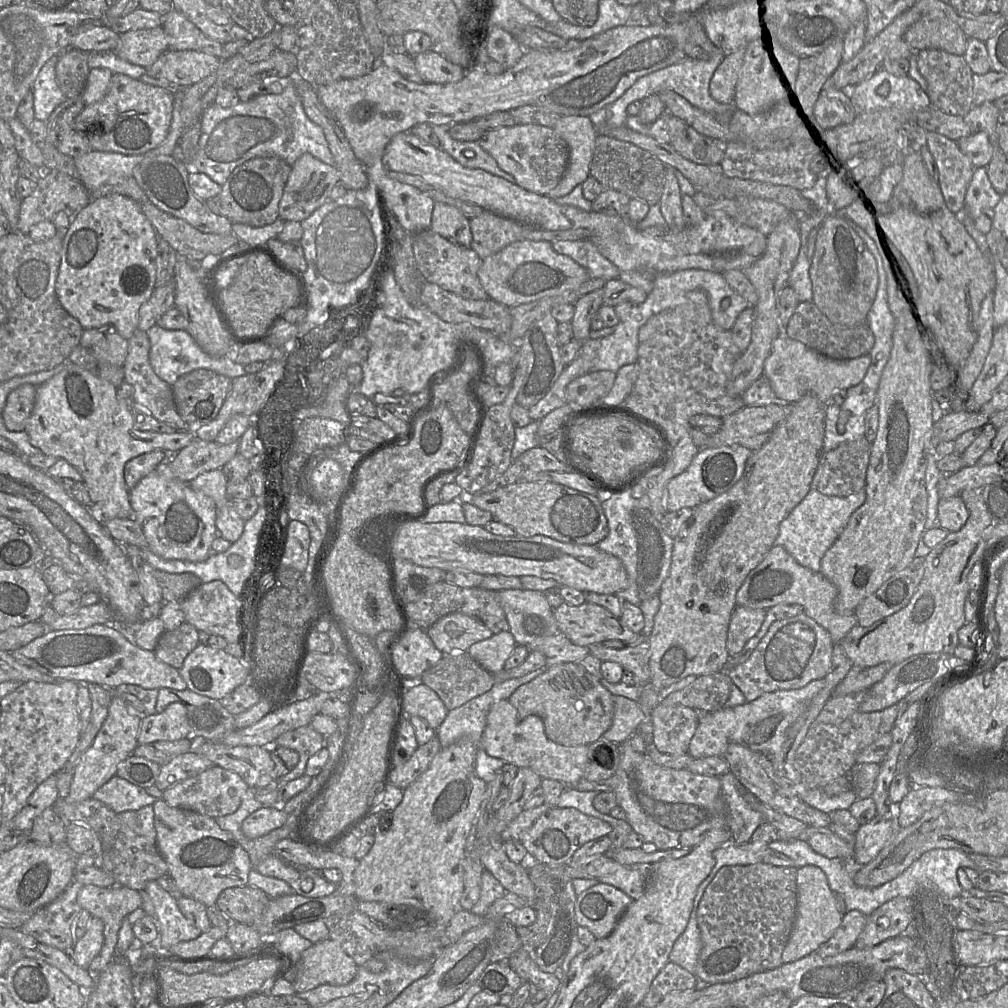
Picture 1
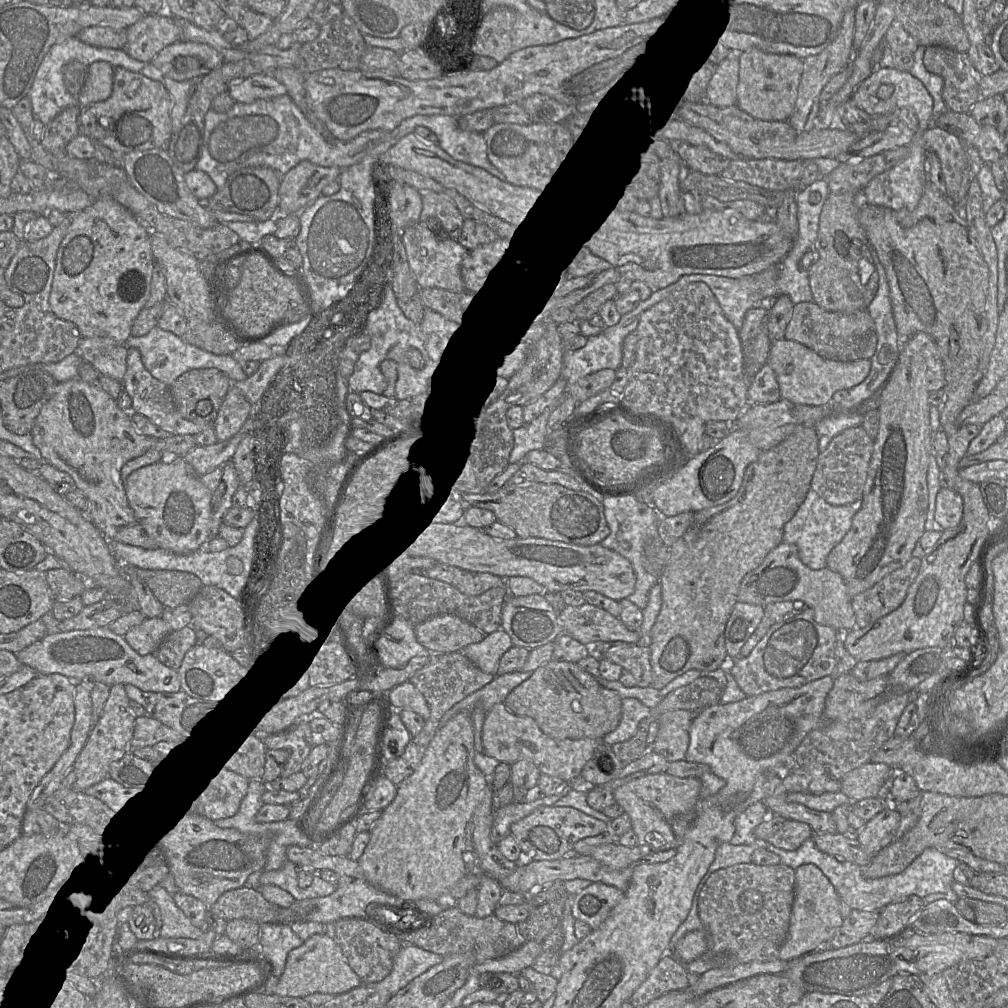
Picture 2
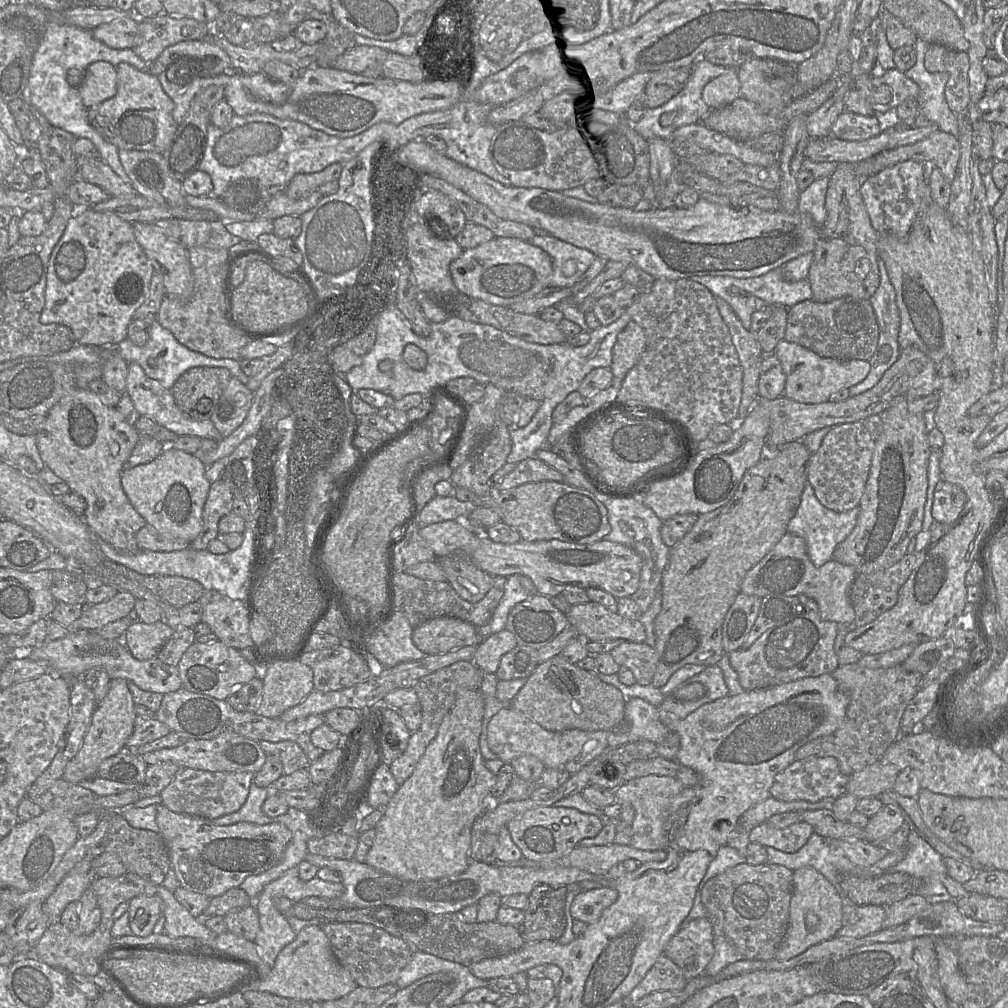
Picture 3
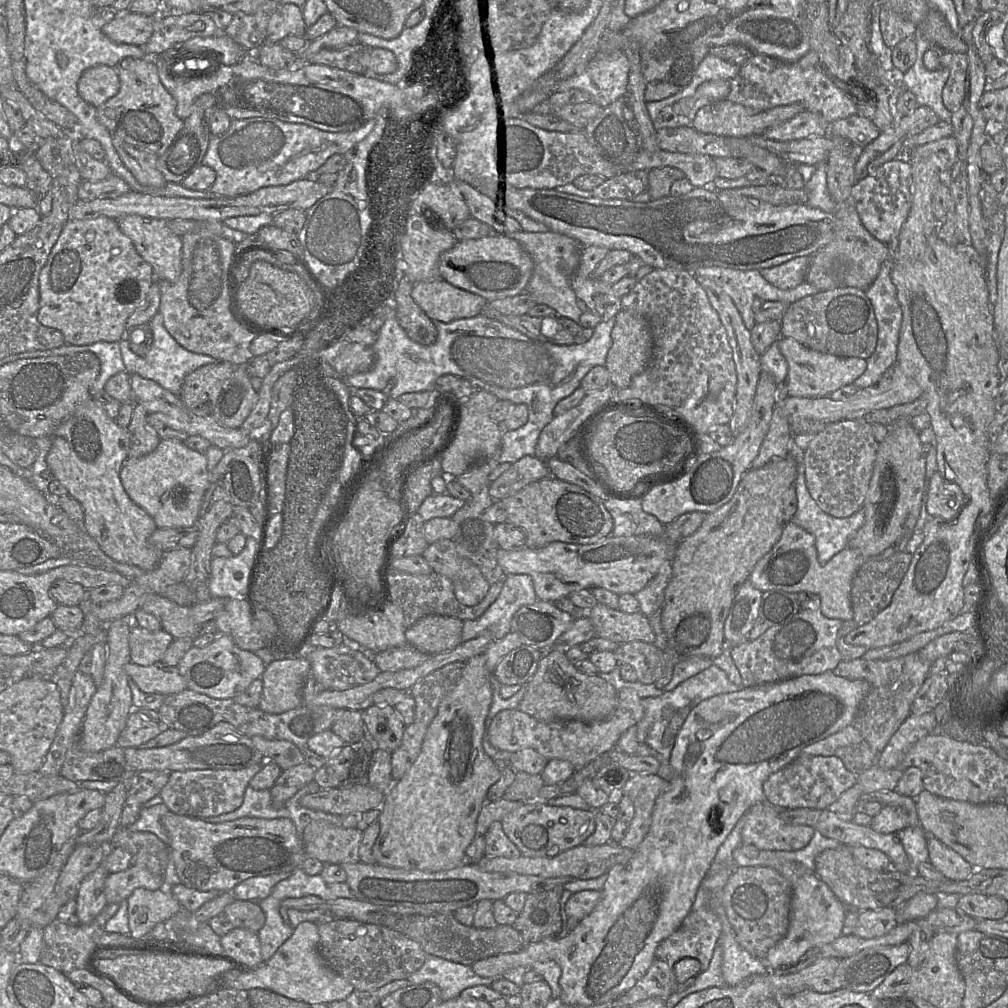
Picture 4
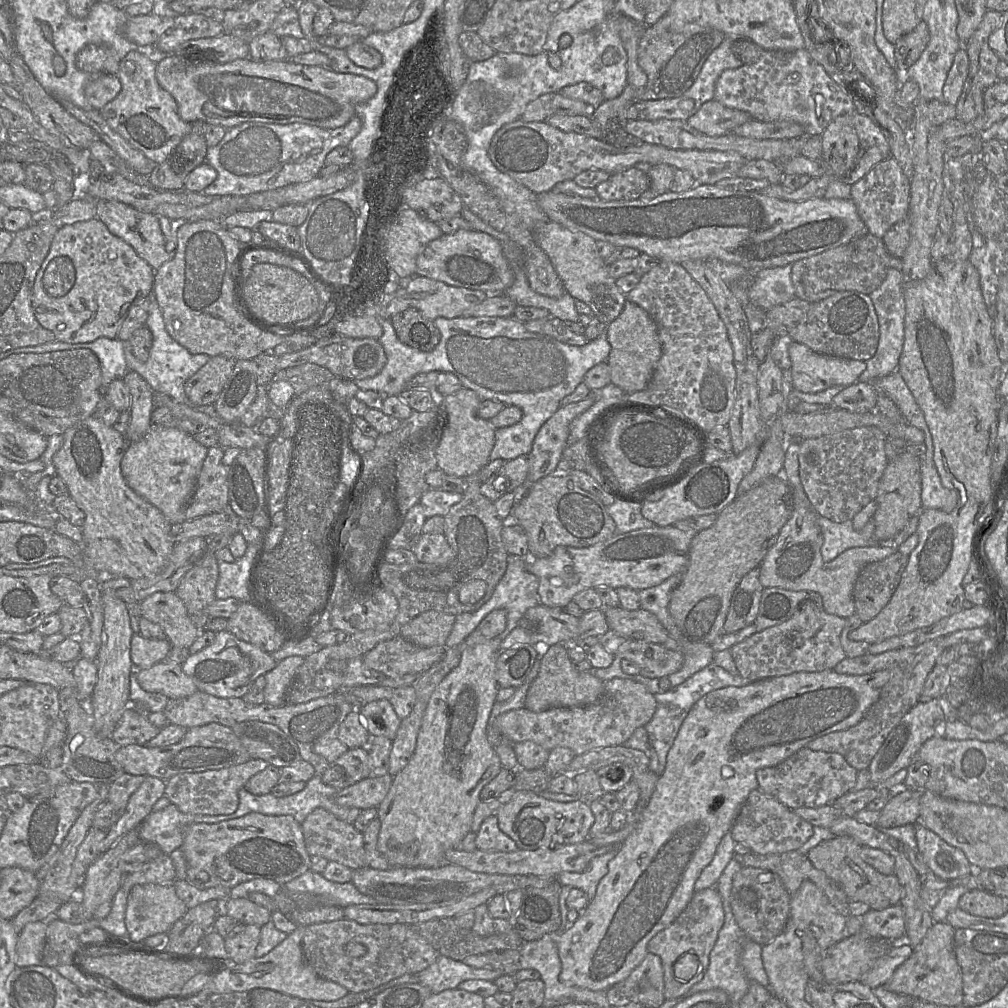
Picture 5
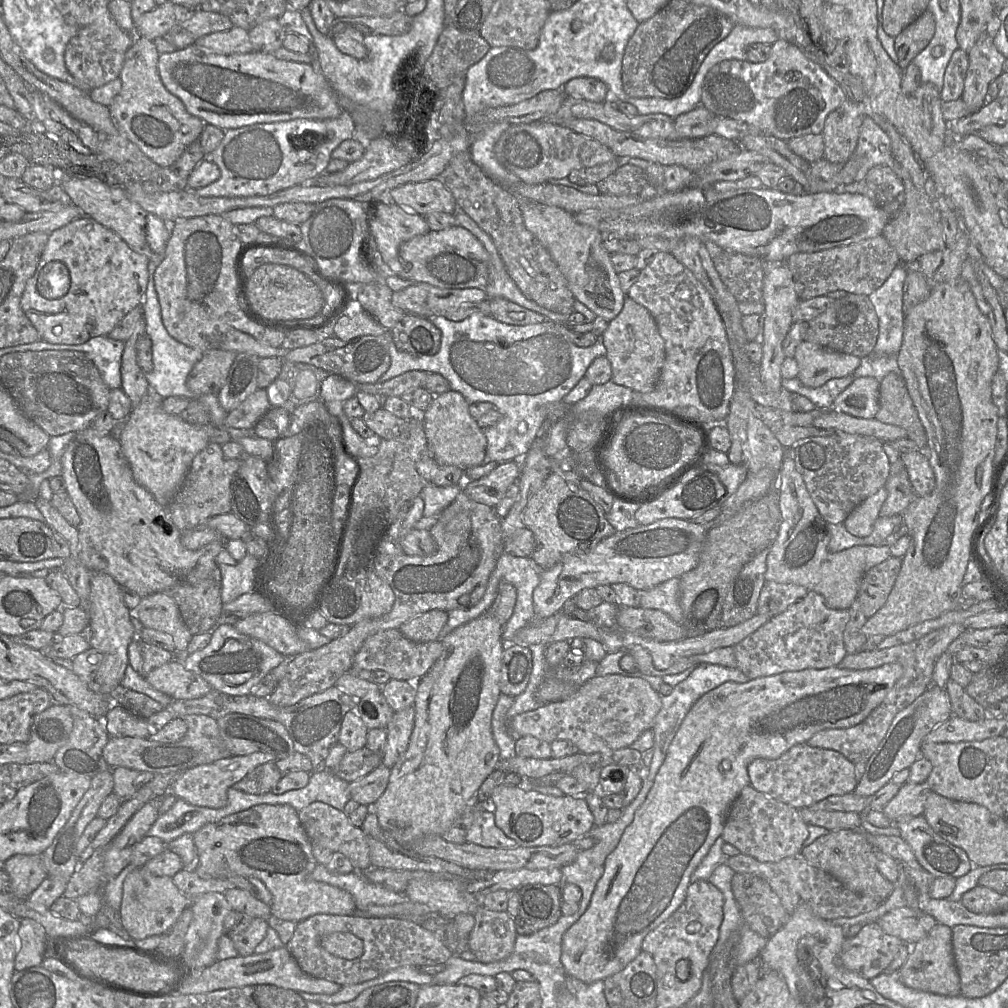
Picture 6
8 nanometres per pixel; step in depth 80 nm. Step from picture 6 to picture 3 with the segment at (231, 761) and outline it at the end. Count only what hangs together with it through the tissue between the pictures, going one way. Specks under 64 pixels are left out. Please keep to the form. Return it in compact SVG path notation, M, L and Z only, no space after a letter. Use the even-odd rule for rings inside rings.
M182 768L160 793L162 804L169 810L214 820L237 812L247 800L255 774L250 772L210 772Z

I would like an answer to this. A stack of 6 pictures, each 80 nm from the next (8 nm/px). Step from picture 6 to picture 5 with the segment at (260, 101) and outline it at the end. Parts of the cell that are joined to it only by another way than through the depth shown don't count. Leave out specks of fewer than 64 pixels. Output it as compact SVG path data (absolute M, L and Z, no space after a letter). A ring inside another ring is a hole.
M171 54L161 59L156 68L156 78L160 86L168 91L176 100L179 116L187 123L192 123L197 120L205 122L205 124L214 124L223 126L226 129L235 127L248 121L260 121L268 123L289 124L289 123L305 123L322 128L338 128L344 126L355 114L355 107L363 102L368 101L377 92L377 84L364 76L339 73L330 68L323 66L308 66L299 63L294 63L292 60L286 61L256 61L252 58L237 59L228 63L218 63L211 59L212 55L202 56L184 56L180 54Z

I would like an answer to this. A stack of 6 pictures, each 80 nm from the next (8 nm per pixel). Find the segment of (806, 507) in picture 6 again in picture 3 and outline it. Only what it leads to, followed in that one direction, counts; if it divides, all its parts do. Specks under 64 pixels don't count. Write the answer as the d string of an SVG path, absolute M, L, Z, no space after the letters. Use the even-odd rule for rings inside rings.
M786 532L773 548L745 575L740 592L763 598L769 594L785 596L805 595L817 604L823 620L834 621L839 625L851 625L855 620L855 611L850 601L850 589L856 577L856 569L841 564L834 559L820 567L810 560L805 540Z

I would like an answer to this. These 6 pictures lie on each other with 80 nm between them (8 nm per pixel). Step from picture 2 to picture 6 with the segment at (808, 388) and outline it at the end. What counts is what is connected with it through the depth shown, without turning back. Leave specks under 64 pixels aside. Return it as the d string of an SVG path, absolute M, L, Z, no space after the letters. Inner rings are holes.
M807 340L796 347L794 358L798 365L797 378L807 387L817 388L833 378L852 375L861 358L834 351Z

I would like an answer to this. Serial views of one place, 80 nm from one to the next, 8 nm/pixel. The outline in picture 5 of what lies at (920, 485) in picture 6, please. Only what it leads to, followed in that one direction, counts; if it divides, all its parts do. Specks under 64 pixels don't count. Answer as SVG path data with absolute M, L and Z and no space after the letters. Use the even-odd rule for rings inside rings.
M921 459L921 501L923 508L952 512L958 504L959 494L955 489L942 485L941 478L932 461Z

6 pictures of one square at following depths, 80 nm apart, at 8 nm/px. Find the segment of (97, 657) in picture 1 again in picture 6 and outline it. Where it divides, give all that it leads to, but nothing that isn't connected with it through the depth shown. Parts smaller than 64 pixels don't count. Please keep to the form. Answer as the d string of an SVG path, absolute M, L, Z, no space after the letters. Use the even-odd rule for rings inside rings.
M172 660L153 669L145 680L155 690L168 695L173 701L201 698L212 690L203 678L186 670L178 660Z

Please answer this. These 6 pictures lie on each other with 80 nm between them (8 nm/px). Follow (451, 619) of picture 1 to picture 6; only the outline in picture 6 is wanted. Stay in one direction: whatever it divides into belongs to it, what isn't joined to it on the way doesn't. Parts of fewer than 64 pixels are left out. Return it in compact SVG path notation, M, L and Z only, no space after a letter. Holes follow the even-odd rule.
M430 610L404 622L398 629L403 636L413 642L433 642L439 639L447 620L446 611Z

